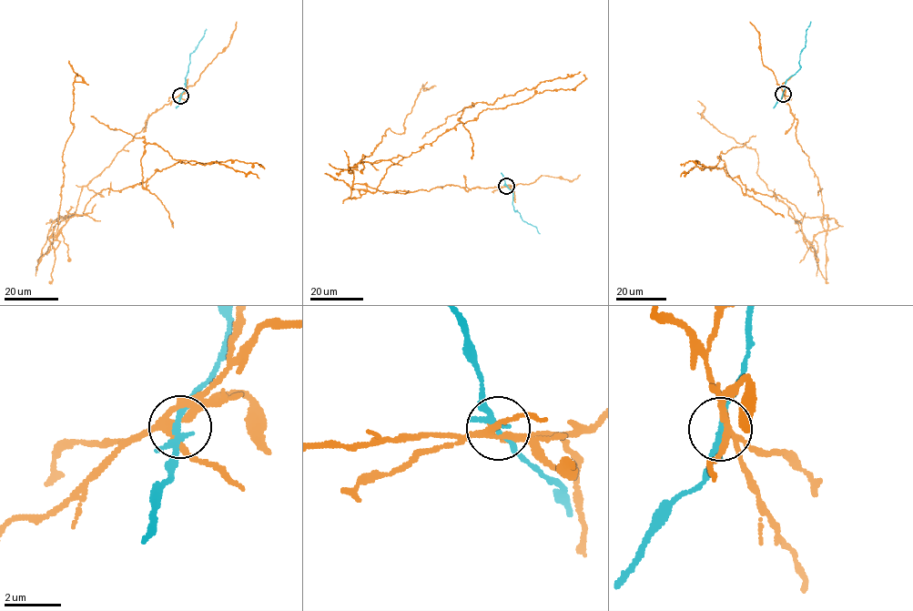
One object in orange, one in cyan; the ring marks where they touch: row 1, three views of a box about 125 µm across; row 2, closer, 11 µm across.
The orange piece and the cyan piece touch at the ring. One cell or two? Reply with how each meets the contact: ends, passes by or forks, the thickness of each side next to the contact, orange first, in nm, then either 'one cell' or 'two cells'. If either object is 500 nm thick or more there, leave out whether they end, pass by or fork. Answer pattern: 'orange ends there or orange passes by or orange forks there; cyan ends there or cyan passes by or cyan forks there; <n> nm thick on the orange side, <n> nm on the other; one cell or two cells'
orange forks there; cyan forks there; 240 nm thick on the orange side, 160 nm on the other; two cells

